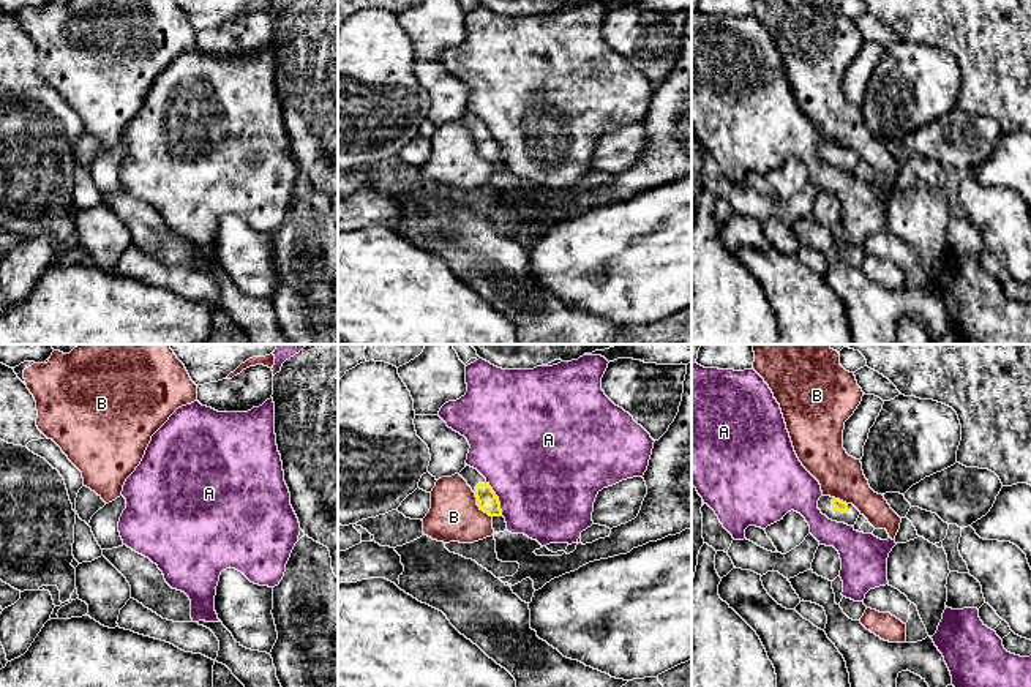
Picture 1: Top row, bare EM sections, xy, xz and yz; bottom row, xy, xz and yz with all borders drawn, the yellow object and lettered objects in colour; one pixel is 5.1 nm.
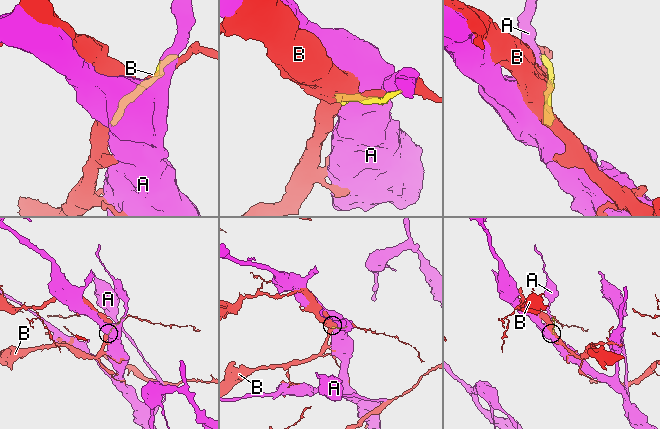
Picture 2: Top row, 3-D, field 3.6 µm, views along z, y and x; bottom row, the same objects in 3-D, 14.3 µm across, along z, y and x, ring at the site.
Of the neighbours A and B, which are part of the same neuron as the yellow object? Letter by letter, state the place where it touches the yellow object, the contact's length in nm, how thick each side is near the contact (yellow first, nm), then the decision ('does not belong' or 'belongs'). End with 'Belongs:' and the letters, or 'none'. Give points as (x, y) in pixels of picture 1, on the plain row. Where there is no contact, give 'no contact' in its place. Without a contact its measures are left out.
A: contact xz (498, 146); length 190 nm; calibres 100 and 500 nm; does not belong
B: contact xz (485, 158); length 100 nm; calibres 100 and 260 nm; does not belong
Belongs: none

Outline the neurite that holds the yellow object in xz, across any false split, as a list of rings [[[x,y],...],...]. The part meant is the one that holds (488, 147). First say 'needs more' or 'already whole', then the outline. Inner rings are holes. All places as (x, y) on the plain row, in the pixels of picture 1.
needs more; [[[467,112],[459,118],[477,144],[480,156],[489,163],[502,163],[501,148],[486,125],[474,114]]]

